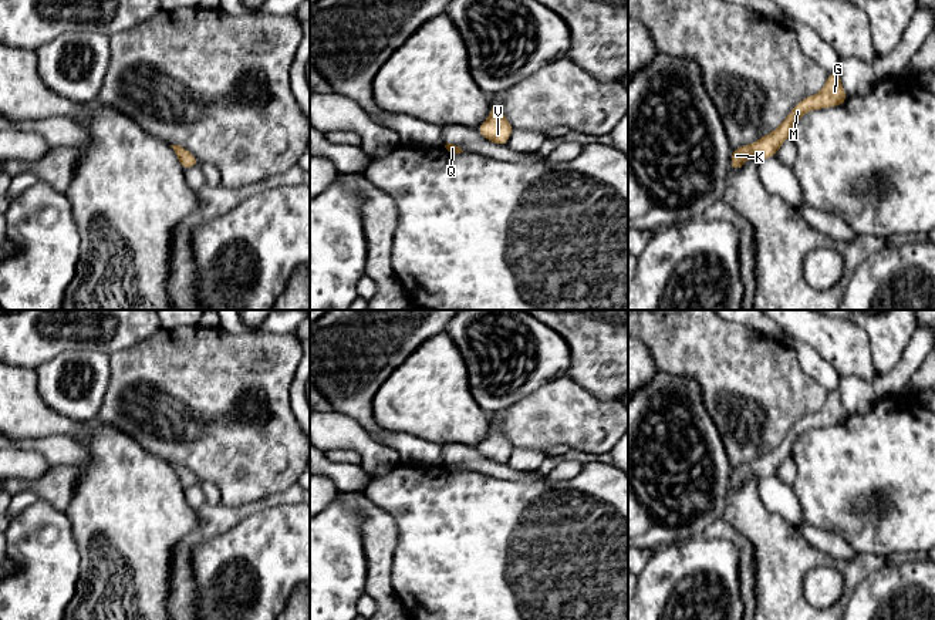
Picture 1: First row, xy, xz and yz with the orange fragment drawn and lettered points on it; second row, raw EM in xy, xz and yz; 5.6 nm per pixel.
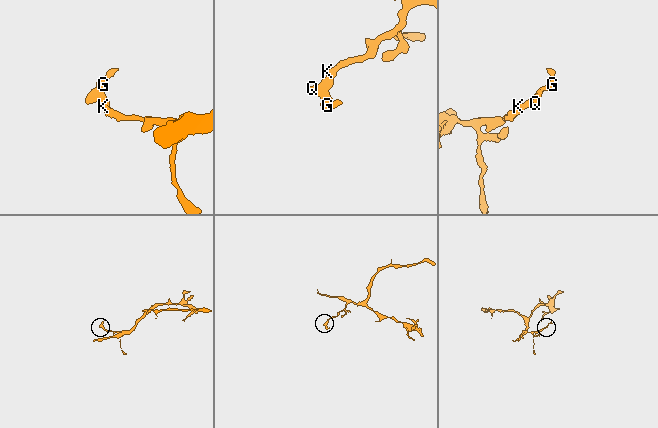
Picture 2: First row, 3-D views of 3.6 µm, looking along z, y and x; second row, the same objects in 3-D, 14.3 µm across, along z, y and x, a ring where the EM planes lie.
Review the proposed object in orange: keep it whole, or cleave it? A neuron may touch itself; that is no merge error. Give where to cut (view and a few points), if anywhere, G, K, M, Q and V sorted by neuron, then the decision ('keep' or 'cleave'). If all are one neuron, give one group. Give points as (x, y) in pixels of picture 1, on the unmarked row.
no cut; G K M Q V; keep

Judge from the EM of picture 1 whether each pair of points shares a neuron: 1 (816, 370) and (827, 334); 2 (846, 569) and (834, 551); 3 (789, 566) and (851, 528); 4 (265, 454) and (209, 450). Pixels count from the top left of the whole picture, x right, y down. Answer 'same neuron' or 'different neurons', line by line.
1: different neurons
2: different neurons
3: different neurons
4: same neuron

